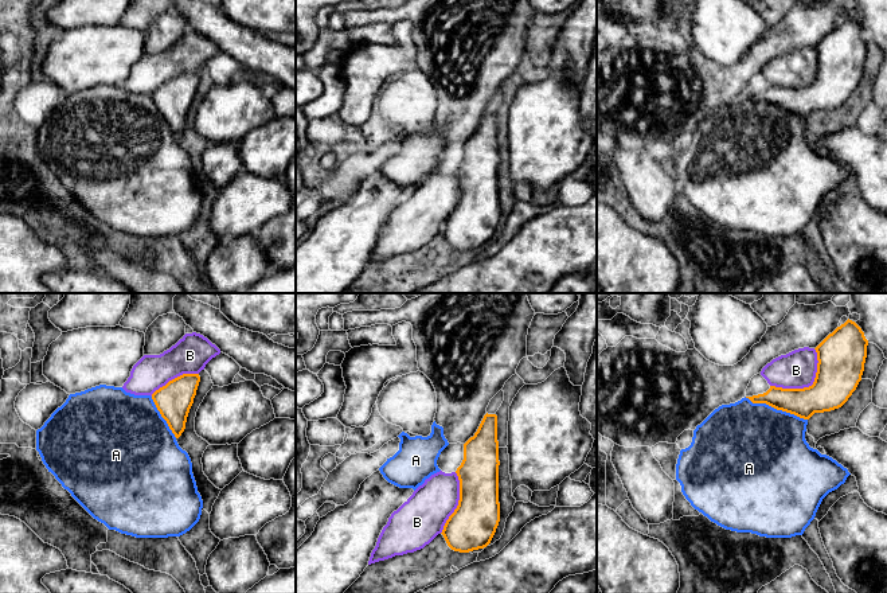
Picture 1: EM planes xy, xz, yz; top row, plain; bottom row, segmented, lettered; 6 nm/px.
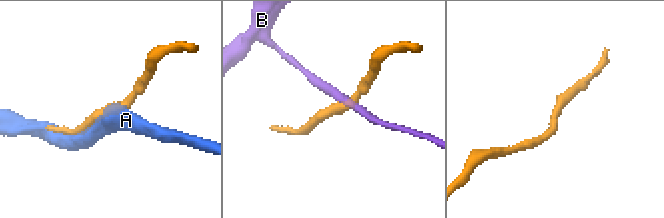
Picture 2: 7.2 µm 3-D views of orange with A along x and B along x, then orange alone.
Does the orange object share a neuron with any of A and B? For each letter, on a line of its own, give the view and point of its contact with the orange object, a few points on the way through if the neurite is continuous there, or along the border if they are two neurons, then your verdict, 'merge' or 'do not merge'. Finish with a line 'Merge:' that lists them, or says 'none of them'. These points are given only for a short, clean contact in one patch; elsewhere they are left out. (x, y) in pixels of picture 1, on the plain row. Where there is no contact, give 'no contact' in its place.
A: meets orange in yz at (776, 106); merge
B: meets orange in yz at (809, 85); do not merge
Merge: A

